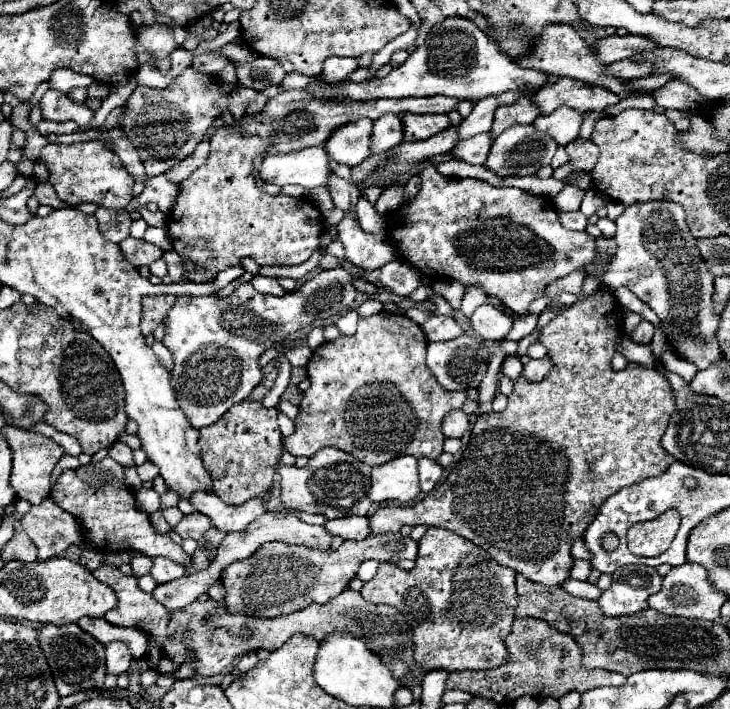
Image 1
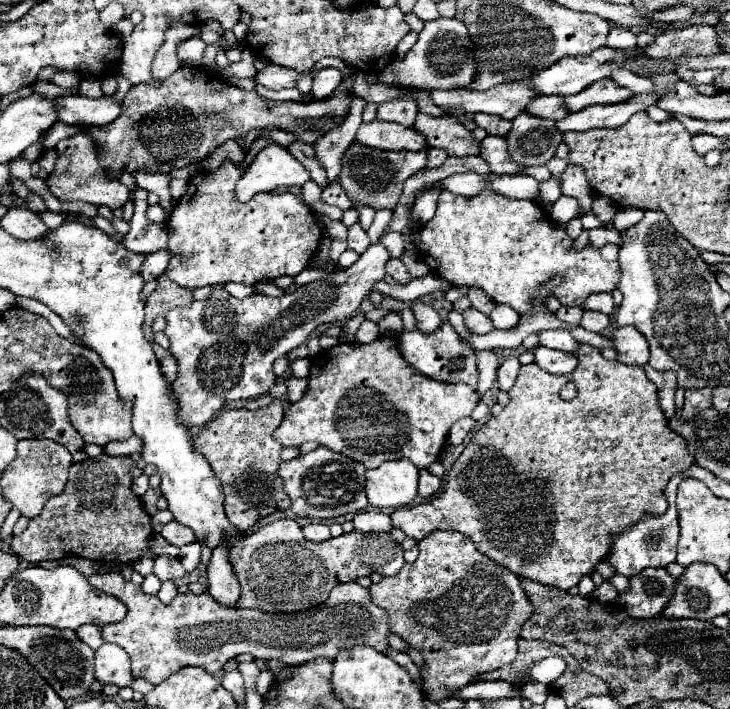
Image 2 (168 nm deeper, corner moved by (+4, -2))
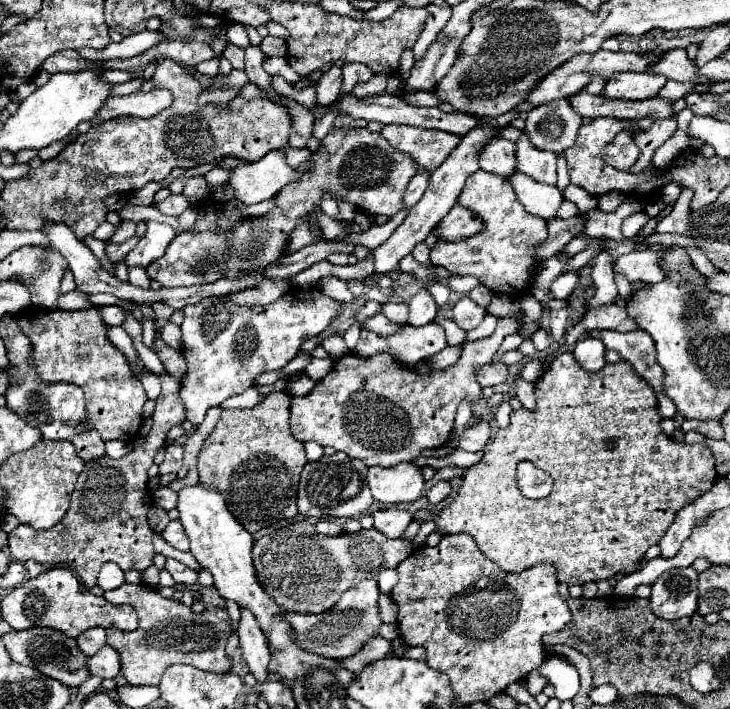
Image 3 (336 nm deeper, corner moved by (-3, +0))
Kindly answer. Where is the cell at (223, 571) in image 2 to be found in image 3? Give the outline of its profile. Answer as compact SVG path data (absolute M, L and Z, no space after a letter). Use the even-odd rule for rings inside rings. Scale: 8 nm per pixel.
M240 610L240 626L238 626L238 638L240 638L240 648L242 648L242 656L250 666L250 672L256 676L258 684L254 686L254 690L260 690L260 684L266 680L268 672L266 666L270 662L270 650L266 646L266 638L256 622L256 618L252 618L250 610Z

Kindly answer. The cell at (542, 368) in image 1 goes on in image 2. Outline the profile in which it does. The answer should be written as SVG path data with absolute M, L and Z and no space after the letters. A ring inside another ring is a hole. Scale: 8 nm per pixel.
M537 346L533 354L535 354L535 364L549 374L571 374L577 366L573 354L551 350L545 346Z

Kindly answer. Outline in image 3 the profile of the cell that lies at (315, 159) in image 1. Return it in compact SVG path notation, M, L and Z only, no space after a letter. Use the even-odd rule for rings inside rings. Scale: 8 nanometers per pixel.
M272 150L258 162L234 168L226 182L234 188L236 200L242 204L258 204L274 198L286 184L298 178L300 174L286 164L284 152Z

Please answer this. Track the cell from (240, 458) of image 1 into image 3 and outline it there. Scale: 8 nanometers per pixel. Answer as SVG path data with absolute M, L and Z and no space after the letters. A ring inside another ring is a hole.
M286 392L264 394L254 408L222 410L216 428L206 438L198 456L200 484L218 488L232 516L250 534L298 514L296 486L308 460L304 444L292 438L288 430L288 414L290 396Z

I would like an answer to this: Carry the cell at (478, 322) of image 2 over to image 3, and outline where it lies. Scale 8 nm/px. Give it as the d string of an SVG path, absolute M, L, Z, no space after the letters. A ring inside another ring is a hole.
M468 296L460 298L456 302L456 306L452 308L452 320L466 332L476 328L482 322L482 318L484 318L484 310L474 300L470 300Z

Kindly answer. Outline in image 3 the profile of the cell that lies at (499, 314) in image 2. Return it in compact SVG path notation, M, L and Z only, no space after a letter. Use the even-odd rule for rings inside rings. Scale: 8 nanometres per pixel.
M512 318L498 320L496 332L478 342L466 342L466 356L446 370L416 374L400 368L388 354L362 358L346 354L336 360L334 370L302 398L292 398L290 430L300 442L314 440L320 446L332 446L350 458L362 460L366 466L396 466L396 462L412 462L422 450L444 446L454 430L458 404L468 398L478 400L482 386L476 372L492 362L504 336L516 334L520 322Z

